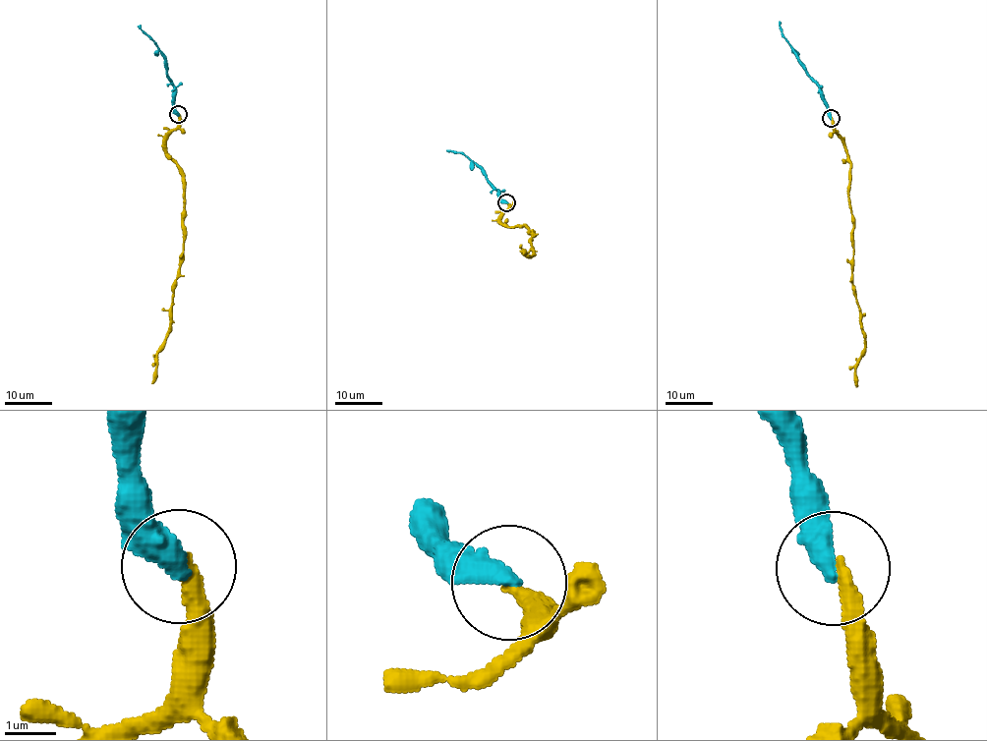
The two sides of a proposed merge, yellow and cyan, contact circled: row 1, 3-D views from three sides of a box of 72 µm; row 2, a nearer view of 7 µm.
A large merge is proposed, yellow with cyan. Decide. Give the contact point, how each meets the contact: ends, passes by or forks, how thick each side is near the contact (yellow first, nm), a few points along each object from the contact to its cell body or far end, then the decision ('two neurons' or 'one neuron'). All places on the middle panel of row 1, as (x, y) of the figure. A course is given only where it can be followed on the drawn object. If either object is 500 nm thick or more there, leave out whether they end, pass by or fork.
place (506, 202); yellow ends; cyan ends; calibres 320 and 480 nm; course yellow (507, 203), (501, 221), (508, 227), (526, 227), (535, 237), (531, 242), (532, 256), (523, 254); course cyan (507, 202), (501, 199), (479, 167), (463, 154), (446, 149); one neuron

